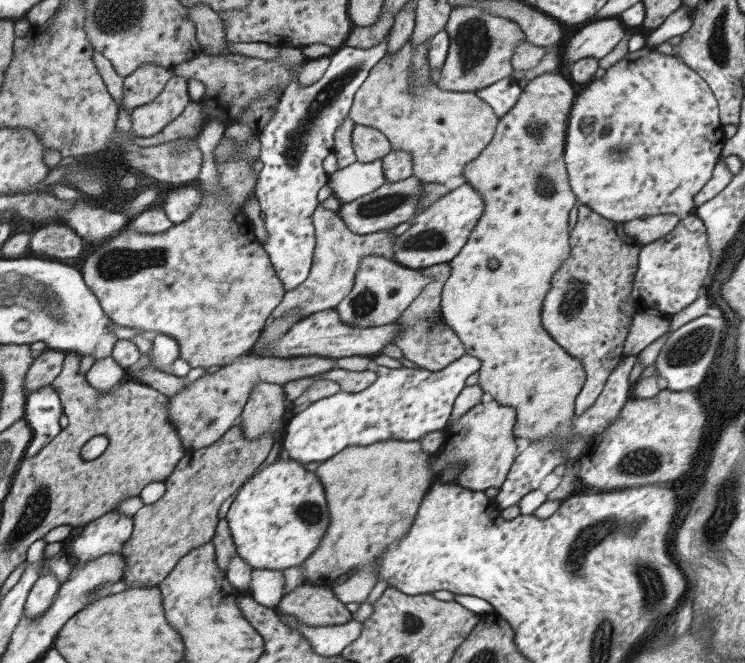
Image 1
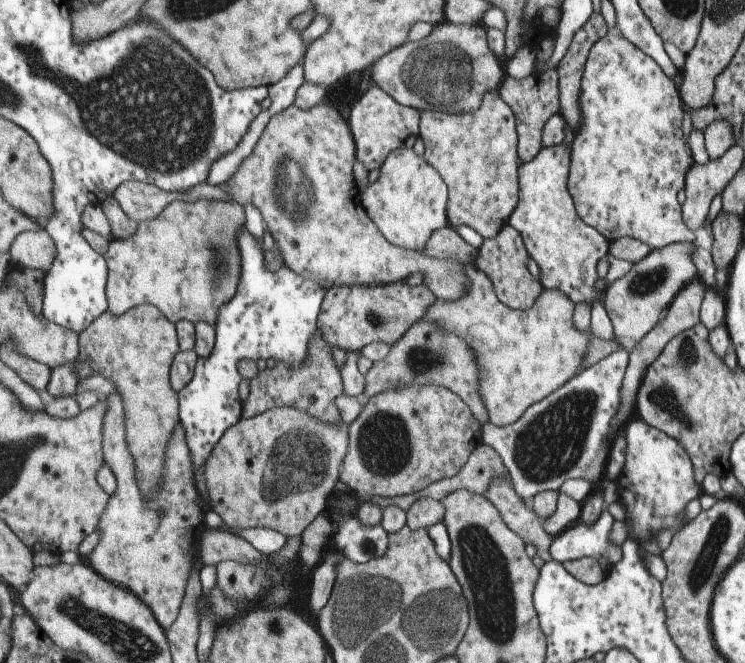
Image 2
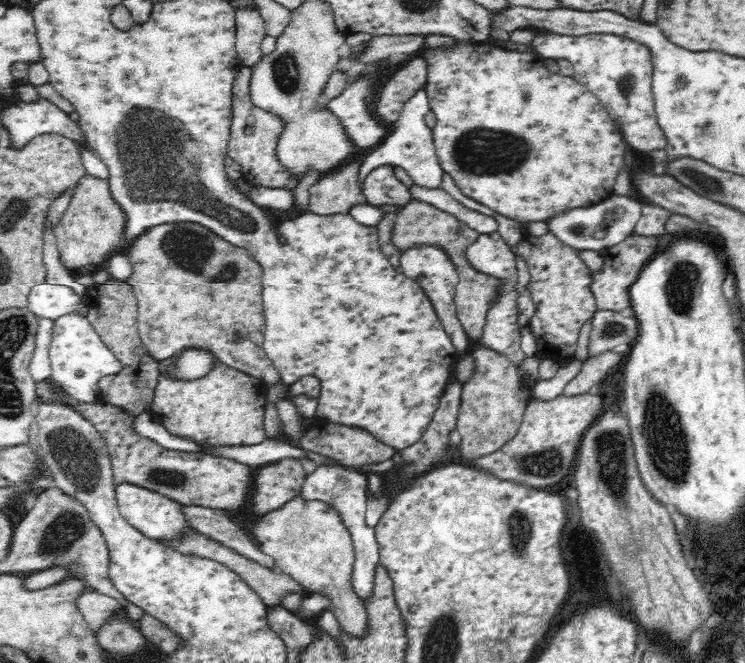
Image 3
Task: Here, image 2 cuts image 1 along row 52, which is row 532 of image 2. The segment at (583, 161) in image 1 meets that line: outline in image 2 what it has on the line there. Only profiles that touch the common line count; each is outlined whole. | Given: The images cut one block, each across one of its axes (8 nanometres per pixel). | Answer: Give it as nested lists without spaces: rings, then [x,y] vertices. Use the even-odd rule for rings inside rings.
[[[637,418],[627,422],[623,432],[625,432],[625,462],[623,462],[621,474],[613,480],[613,484],[617,486],[617,498],[621,500],[619,504],[625,510],[625,520],[623,522],[627,526],[631,524],[629,536],[635,542],[643,544],[651,538],[657,538],[659,530],[665,530],[665,528],[671,530],[671,532],[679,530],[683,526],[685,504],[693,498],[701,498],[703,490],[695,480],[695,470],[693,470],[693,464],[691,464],[687,452],[683,450],[683,446],[675,438],[671,438],[669,434],[665,434],[665,432],[649,426],[647,422],[637,420]]]

